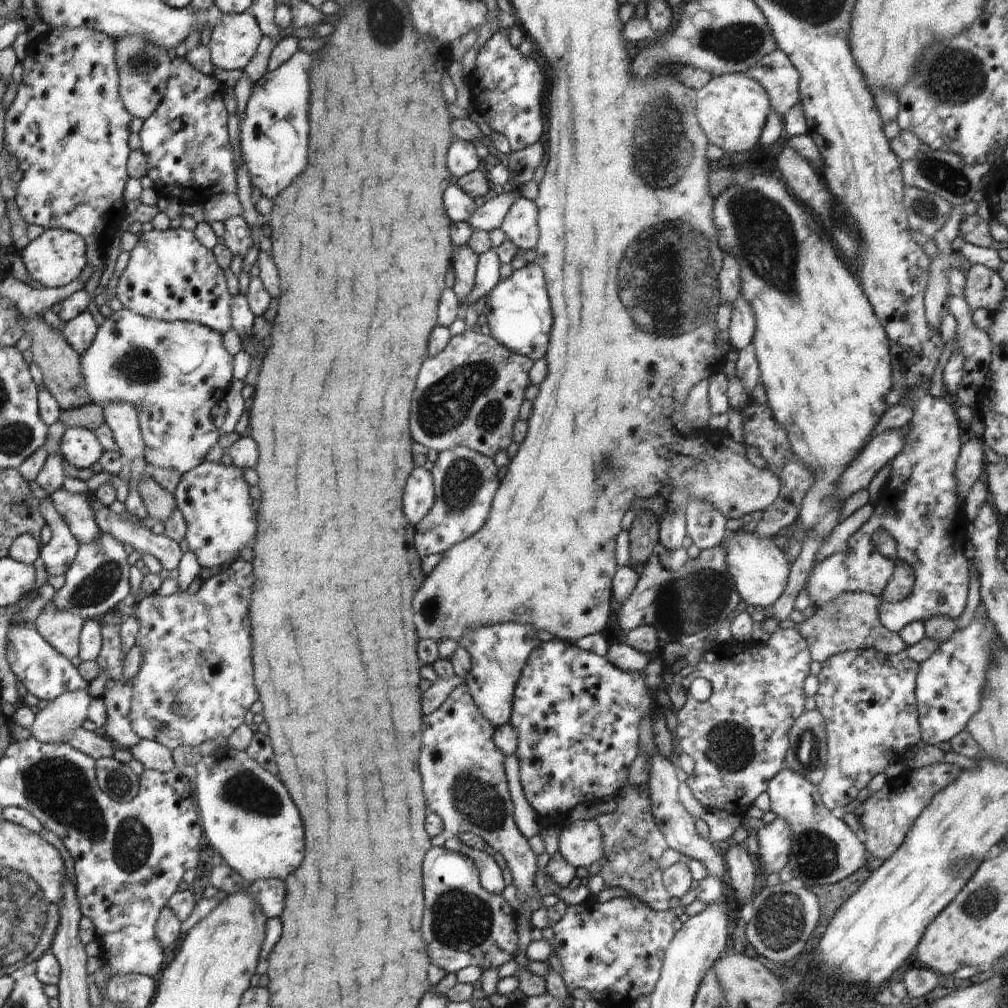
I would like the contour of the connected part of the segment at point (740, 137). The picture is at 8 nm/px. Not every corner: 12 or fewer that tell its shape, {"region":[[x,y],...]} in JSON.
{"region":[[744,73],[695,90],[696,119],[725,153],[759,144],[772,109]]}

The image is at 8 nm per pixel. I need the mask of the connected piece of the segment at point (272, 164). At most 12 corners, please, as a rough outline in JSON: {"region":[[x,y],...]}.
{"region":[[298,49],[254,83],[241,158],[272,200],[308,160],[308,72]]}

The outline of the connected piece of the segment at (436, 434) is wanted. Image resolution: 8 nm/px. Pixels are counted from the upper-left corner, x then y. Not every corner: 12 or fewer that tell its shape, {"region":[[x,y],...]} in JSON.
{"region":[[473,330],[426,360],[410,432],[494,459],[533,361]]}

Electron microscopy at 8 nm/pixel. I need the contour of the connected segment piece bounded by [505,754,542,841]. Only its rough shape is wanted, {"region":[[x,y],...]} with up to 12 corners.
{"region":[[515,754],[506,756],[505,772],[514,804],[514,823],[529,841],[542,828],[528,804]]}

